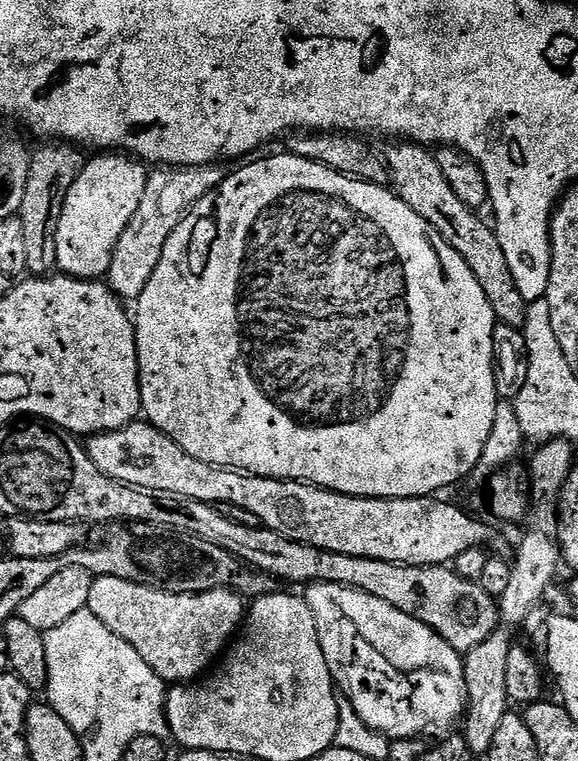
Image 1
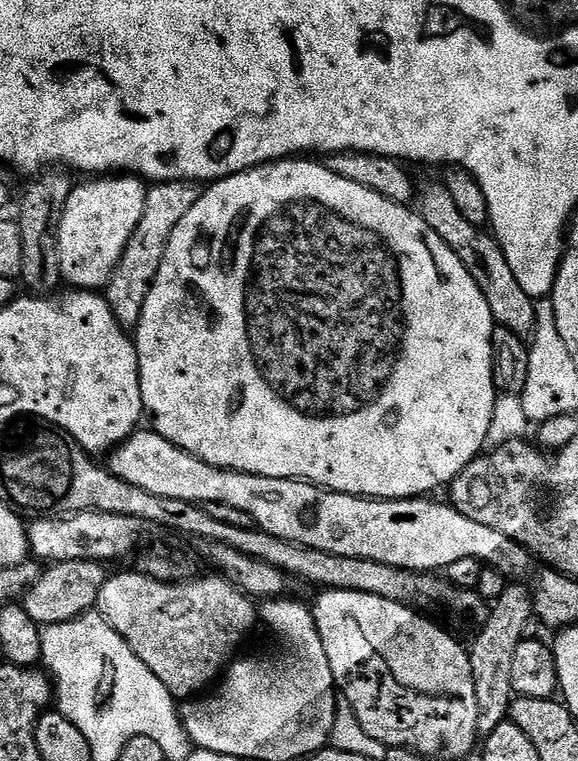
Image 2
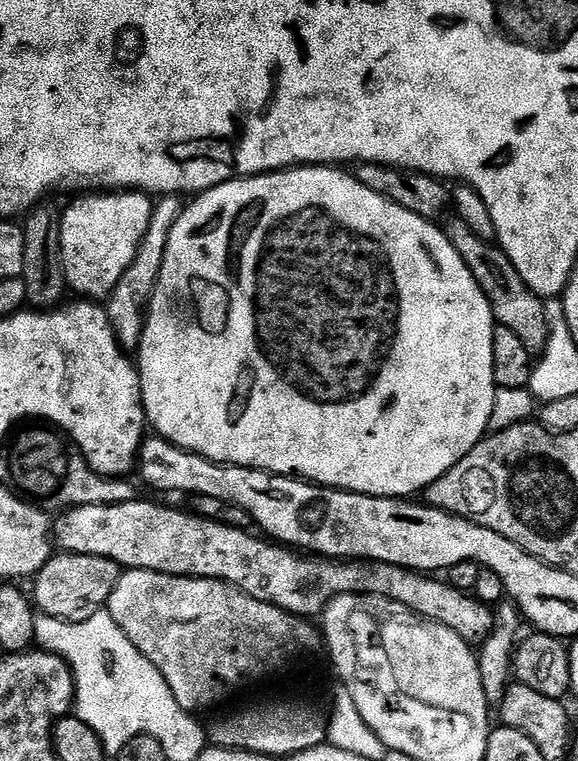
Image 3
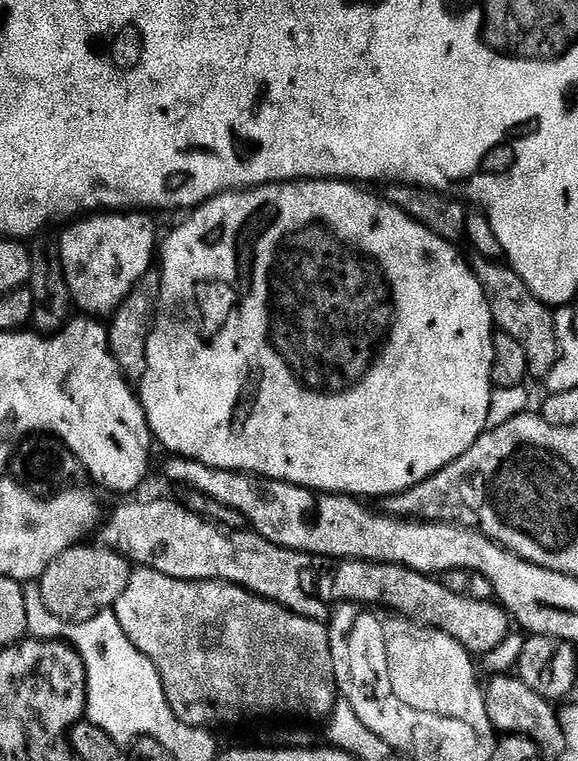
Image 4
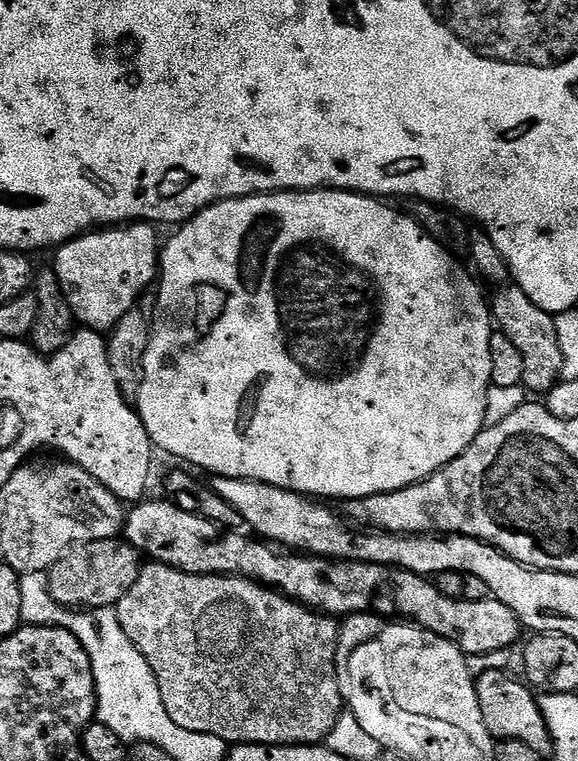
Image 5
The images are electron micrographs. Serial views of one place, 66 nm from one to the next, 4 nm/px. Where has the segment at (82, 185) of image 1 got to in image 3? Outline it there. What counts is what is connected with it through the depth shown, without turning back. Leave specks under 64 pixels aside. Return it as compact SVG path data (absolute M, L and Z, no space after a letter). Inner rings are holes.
M139 190L84 194L60 218L64 282L88 302L107 301L135 260L150 226L154 200Z

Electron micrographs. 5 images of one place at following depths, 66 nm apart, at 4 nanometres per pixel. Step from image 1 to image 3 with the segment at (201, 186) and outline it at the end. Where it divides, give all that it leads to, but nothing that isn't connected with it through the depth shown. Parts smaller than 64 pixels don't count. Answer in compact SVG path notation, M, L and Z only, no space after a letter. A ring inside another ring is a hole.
M161 197L153 205L150 226L147 228L143 244L139 248L134 262L123 275L122 282L118 284L106 302L104 309L108 315L108 321L111 328L115 330L116 338L124 351L134 352L139 349L141 335L144 332L147 307L156 288L158 274L161 273L166 242L169 241L169 232L181 211L182 202L179 197Z

